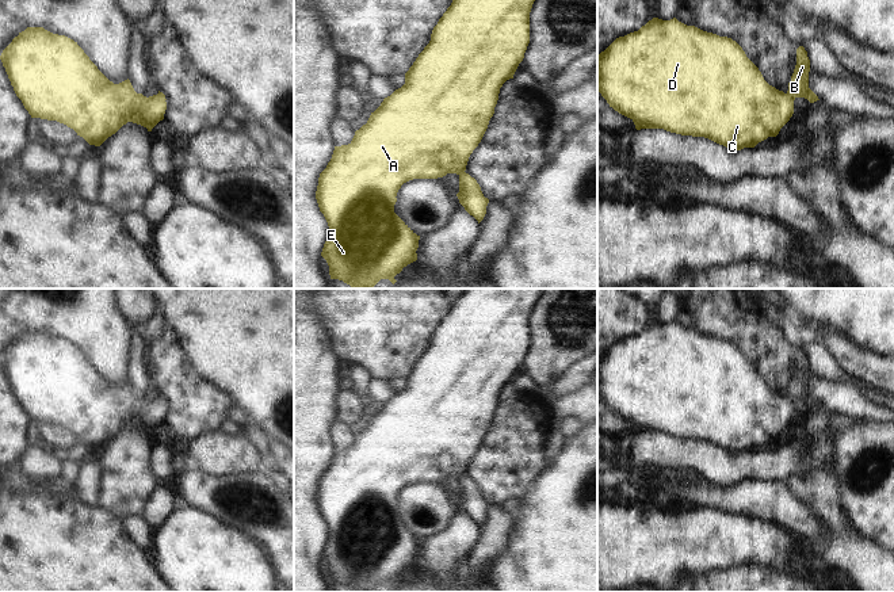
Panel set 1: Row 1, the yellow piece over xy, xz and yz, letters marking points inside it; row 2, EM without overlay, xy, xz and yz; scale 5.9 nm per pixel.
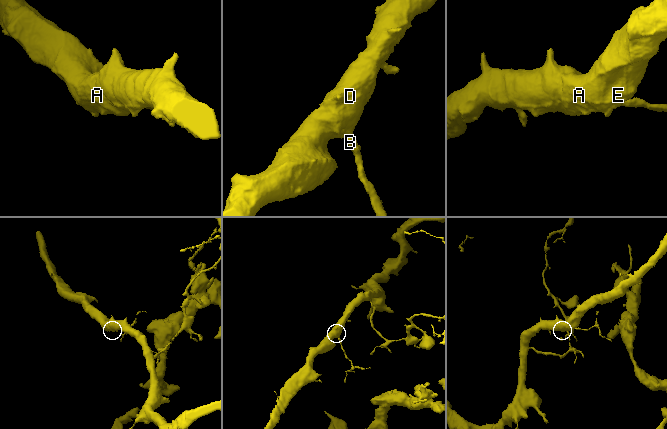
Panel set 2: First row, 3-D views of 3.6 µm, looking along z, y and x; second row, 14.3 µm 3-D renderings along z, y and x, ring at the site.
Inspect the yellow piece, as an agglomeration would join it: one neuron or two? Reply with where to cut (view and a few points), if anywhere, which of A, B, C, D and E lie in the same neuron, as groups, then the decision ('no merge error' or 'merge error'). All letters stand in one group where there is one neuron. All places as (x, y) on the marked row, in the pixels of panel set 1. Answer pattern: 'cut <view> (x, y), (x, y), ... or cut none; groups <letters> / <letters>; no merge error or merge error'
cut none; groups A B C D E; no merge error

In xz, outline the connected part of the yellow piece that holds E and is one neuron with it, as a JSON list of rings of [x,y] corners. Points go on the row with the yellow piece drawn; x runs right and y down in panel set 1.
[[[452,0],[433,27],[429,43],[405,73],[405,84],[383,99],[348,145],[335,146],[331,161],[320,173],[316,191],[320,211],[329,226],[321,256],[329,266],[331,279],[343,280],[352,289],[374,289],[381,279],[389,279],[394,284],[394,276],[417,260],[420,236],[394,213],[397,192],[409,180],[456,173],[459,203],[478,224],[484,219],[489,199],[484,196],[477,180],[465,171],[494,114],[500,88],[513,79],[524,58],[530,43],[530,12],[534,1]]]

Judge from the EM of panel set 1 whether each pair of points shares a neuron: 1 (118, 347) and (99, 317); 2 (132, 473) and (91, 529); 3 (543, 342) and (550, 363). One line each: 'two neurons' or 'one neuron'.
1: one neuron
2: two neurons
3: one neuron

